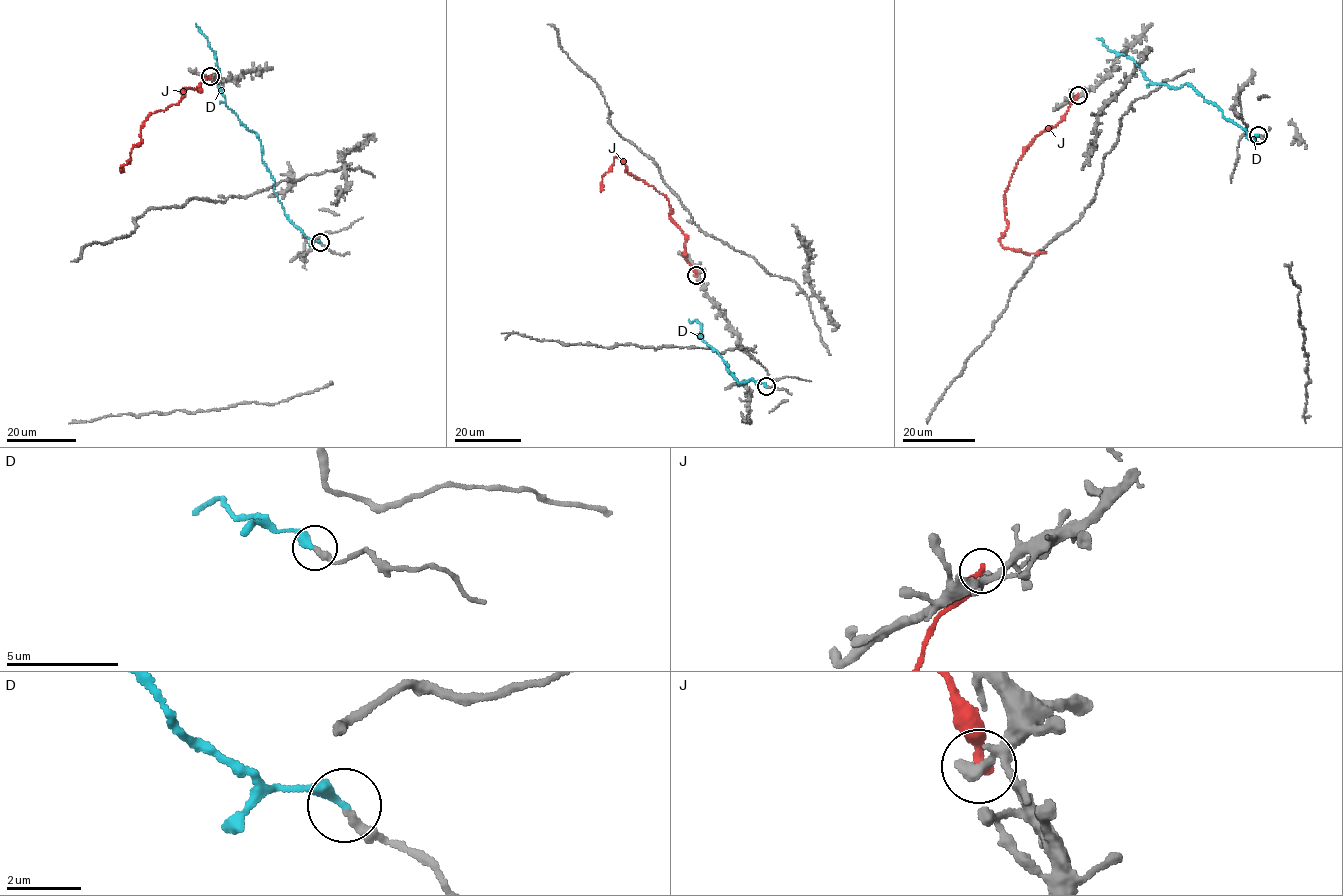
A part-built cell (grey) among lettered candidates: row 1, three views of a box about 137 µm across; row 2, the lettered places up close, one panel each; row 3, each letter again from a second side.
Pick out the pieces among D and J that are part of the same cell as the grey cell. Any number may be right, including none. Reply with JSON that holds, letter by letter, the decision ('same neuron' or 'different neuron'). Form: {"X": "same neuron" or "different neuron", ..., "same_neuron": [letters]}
{"D": "same neuron", "J": "different neuron", "same_neuron": ["D"]}

